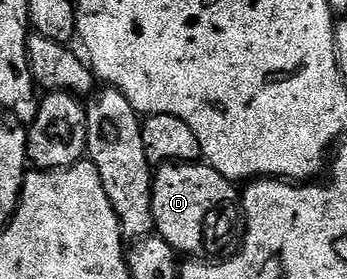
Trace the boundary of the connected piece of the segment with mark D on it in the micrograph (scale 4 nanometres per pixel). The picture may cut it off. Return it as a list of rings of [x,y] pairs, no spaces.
[[[204,162],[162,164],[153,173],[153,227],[156,235],[173,247],[174,252],[185,258],[197,258],[204,250],[209,258],[221,258],[232,253],[239,244],[243,213],[239,203],[239,188],[232,180],[219,174]]]

